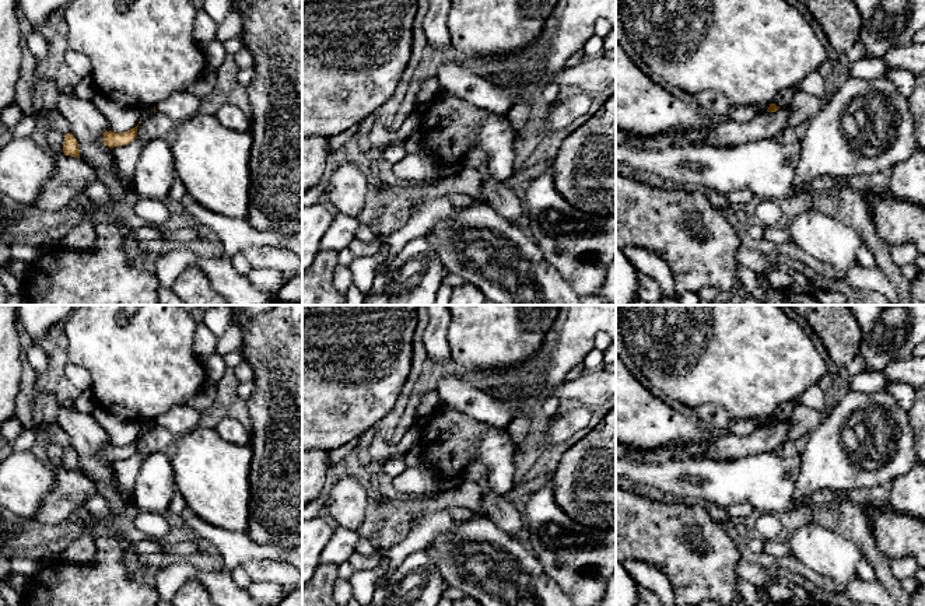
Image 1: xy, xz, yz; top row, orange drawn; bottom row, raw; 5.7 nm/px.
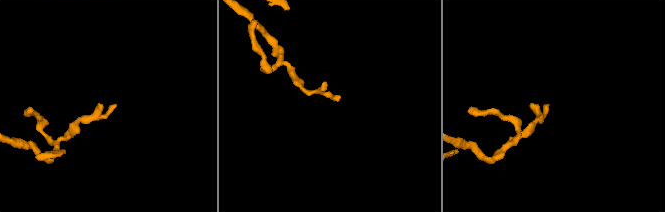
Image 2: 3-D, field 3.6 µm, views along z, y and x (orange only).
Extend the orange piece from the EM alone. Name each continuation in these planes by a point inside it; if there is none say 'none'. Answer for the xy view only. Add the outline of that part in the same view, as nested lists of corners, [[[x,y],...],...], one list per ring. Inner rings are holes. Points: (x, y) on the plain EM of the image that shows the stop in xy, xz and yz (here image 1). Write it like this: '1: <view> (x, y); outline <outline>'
none

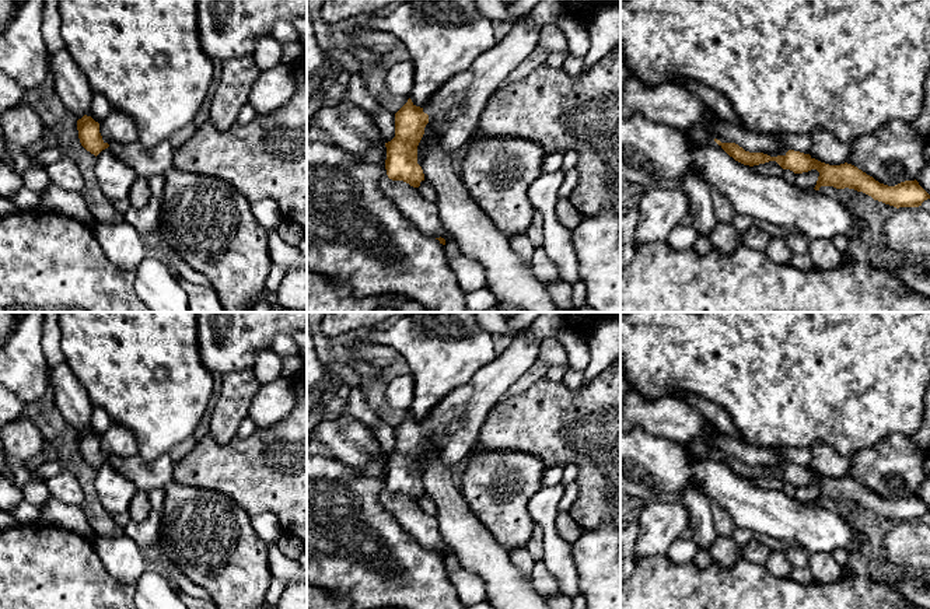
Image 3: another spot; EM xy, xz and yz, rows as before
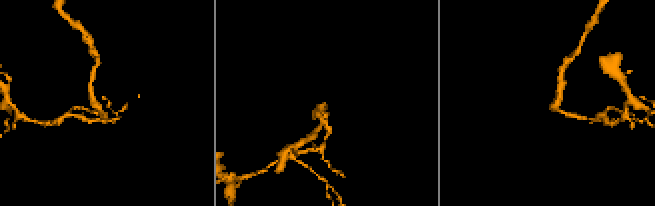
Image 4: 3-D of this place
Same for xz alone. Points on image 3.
1: xz (454, 424); outline [[[524,335],[511,339],[508,347],[485,364],[465,385],[450,392],[422,420],[429,428],[441,461],[452,466],[475,449],[482,426],[489,412],[501,400],[507,389],[538,360],[541,342],[528,340]]]

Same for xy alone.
1: xy (157, 473); outline [[[168,454],[160,455],[151,462],[146,462],[140,455],[134,456],[108,456],[108,463],[120,475],[130,479],[141,491],[164,489],[174,482],[175,463]]]

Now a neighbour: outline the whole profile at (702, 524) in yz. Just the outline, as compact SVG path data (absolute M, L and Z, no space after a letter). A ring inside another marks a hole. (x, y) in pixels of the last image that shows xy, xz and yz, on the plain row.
M689 486L681 496L689 511L689 526L693 531L692 539L702 547L712 547L717 539L710 498L696 486Z

